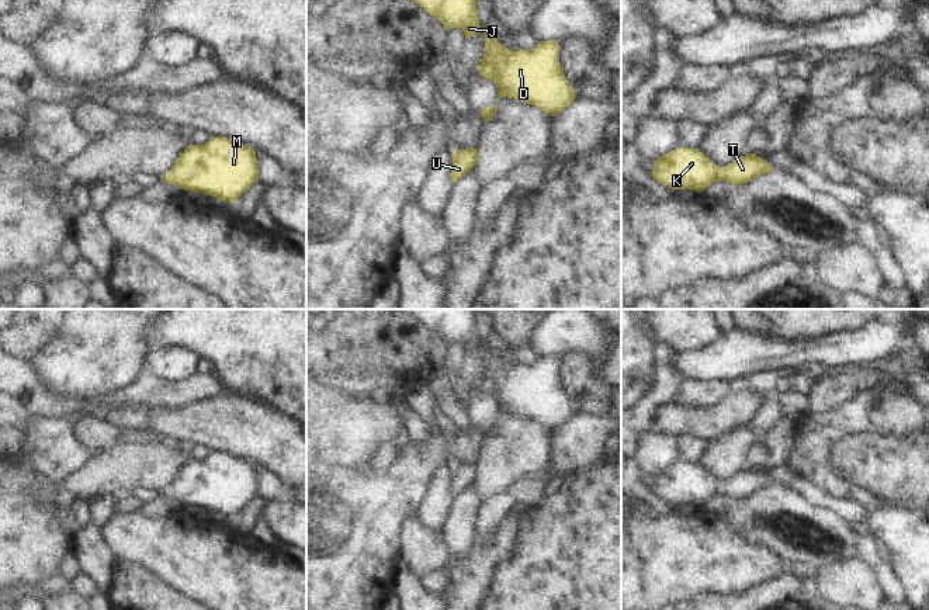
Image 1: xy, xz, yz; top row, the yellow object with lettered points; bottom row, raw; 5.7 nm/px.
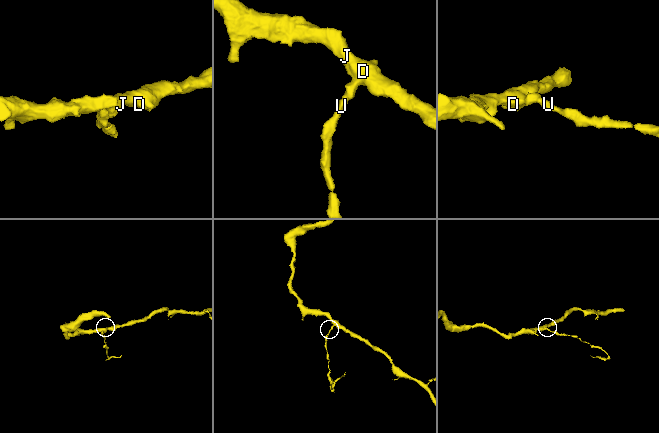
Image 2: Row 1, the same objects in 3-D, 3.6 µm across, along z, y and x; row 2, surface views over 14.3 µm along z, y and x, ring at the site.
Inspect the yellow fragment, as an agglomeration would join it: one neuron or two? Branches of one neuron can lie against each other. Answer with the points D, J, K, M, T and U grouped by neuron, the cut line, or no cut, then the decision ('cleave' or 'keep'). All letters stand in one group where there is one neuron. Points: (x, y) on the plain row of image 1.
D J K M T U | no cut | keep

